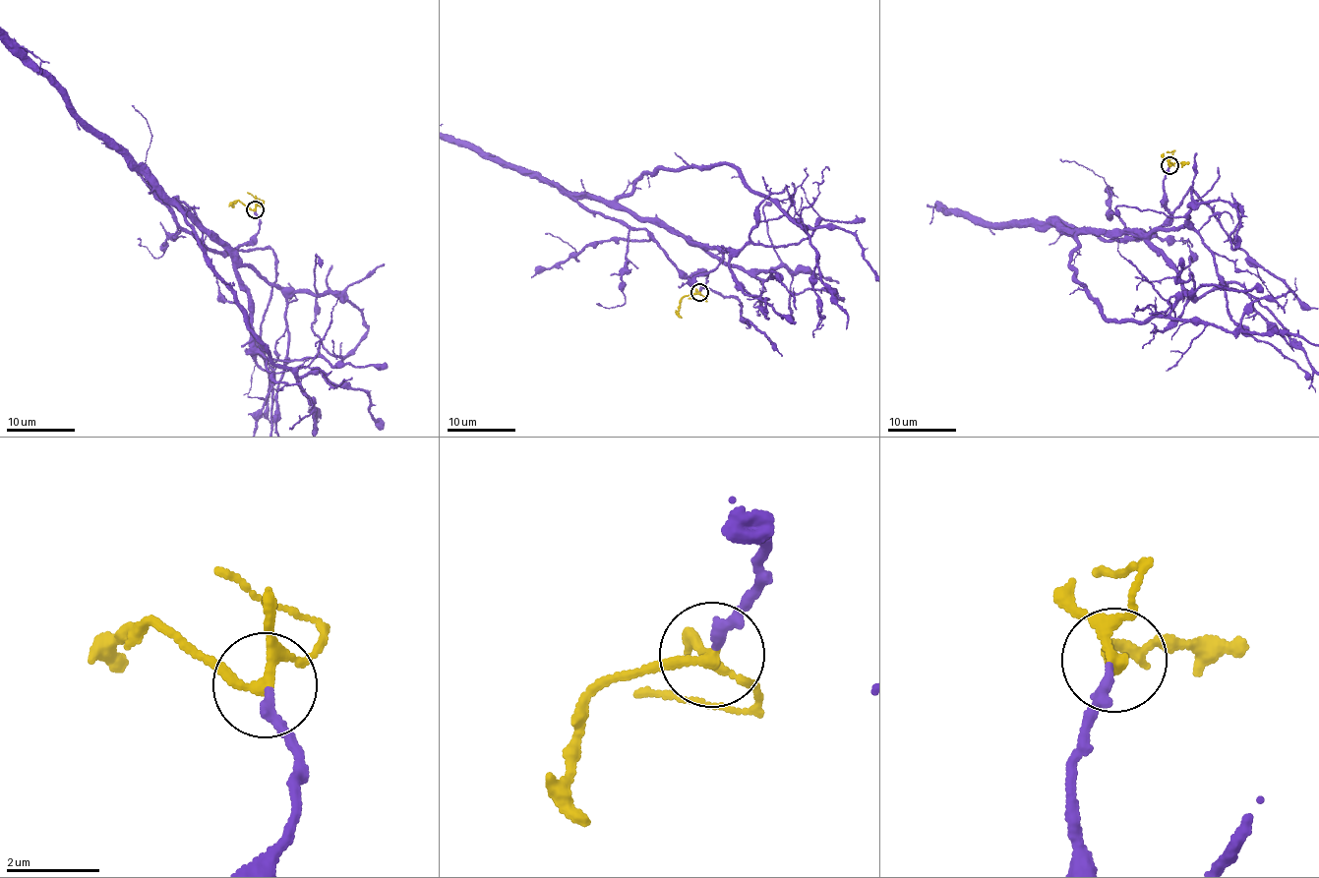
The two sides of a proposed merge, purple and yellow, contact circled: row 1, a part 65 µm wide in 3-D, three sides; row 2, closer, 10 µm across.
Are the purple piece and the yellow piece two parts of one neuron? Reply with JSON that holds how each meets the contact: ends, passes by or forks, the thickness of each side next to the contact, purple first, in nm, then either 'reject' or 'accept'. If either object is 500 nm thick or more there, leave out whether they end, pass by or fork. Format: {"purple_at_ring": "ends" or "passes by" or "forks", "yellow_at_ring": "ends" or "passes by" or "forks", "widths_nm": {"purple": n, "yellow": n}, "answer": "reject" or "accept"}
{"purple_at_ring": "ends", "yellow_at_ring": "forks", "widths_nm": {"purple": 200, "yellow": 190}, "answer": "accept"}

